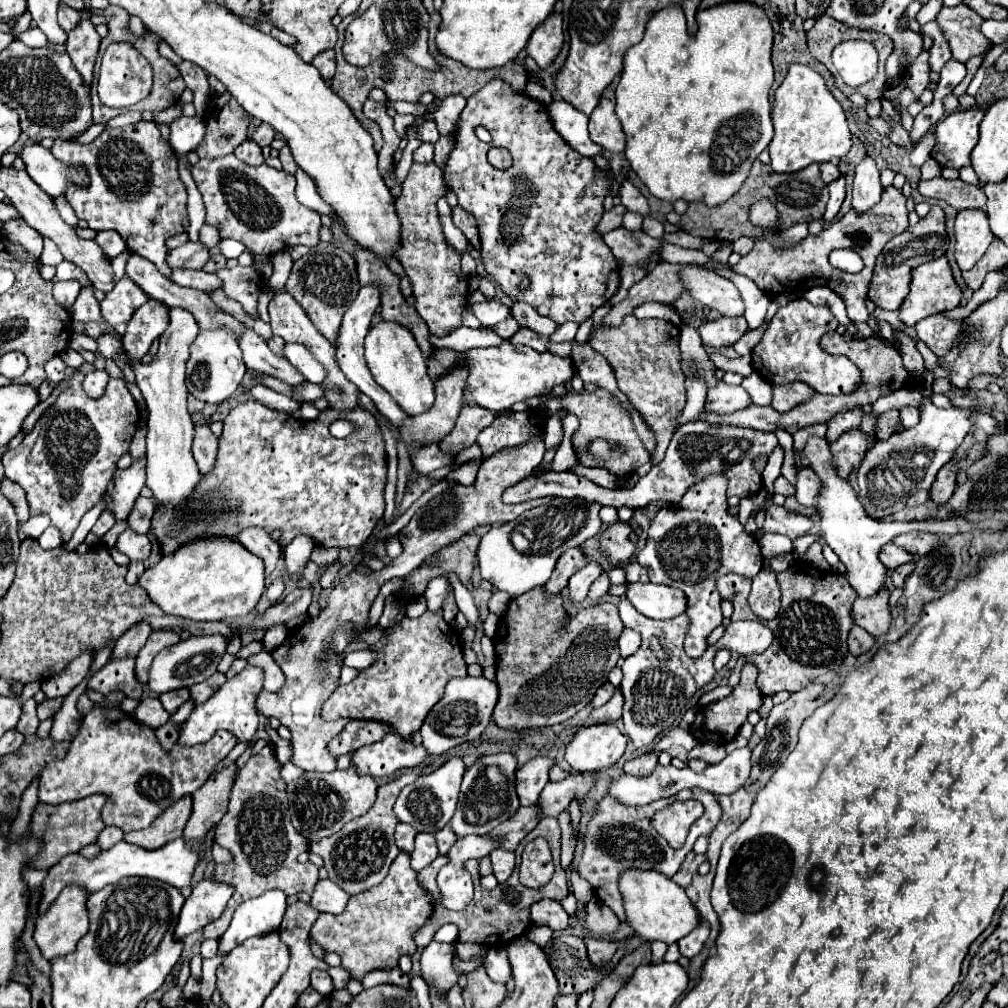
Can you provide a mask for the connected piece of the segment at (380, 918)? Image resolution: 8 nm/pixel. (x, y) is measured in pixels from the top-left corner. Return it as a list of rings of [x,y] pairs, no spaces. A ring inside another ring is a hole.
[[[400,852],[378,886],[350,896],[344,912],[338,916],[326,912],[320,914],[310,934],[324,950],[340,954],[342,966],[352,974],[352,978],[362,980],[366,972],[376,968],[396,968],[402,954],[412,956],[416,952],[414,932],[424,926],[432,910],[432,896],[420,886],[416,872],[410,866],[410,854]]]

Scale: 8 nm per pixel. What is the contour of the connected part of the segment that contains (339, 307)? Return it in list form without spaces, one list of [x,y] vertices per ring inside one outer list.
[[[320,242],[318,246],[310,248],[308,254],[294,262],[292,274],[286,282],[286,290],[300,302],[316,330],[324,334],[332,344],[336,344],[336,330],[340,330],[344,310],[348,310],[350,302],[354,302],[360,290],[356,262],[352,256],[348,256],[346,250],[342,250],[334,242]]]

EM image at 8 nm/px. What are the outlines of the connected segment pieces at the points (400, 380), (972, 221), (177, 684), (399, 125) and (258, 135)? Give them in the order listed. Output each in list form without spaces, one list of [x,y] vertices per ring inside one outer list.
[[[380,322],[374,328],[370,328],[364,342],[364,350],[366,364],[376,384],[382,386],[406,414],[420,414],[432,406],[434,384],[426,372],[426,358],[422,356],[410,330],[404,330],[394,322]]]
[[[960,210],[954,226],[956,236],[956,262],[960,270],[970,270],[990,246],[992,230],[988,216],[980,210]]]
[[[190,636],[186,640],[180,640],[178,644],[164,648],[160,654],[156,654],[152,662],[152,674],[148,680],[148,688],[156,694],[164,694],[178,688],[188,688],[196,682],[204,682],[216,672],[216,666],[226,652],[226,640],[220,636]]]
[[[398,114],[396,118],[394,118],[394,126],[396,126],[396,132],[400,134],[400,136],[406,136],[406,128],[410,126],[410,124],[414,124],[414,116],[412,114]]]
[[[258,126],[258,130],[252,134],[252,138],[256,140],[256,144],[262,146],[262,148],[270,146],[272,140],[274,140],[274,136],[276,136],[276,130],[272,126]]]

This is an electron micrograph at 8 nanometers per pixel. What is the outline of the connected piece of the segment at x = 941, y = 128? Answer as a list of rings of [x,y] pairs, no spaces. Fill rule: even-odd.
[[[980,108],[958,110],[936,124],[936,144],[930,156],[942,168],[970,166],[970,152],[978,142],[978,124],[984,114],[986,110]]]

